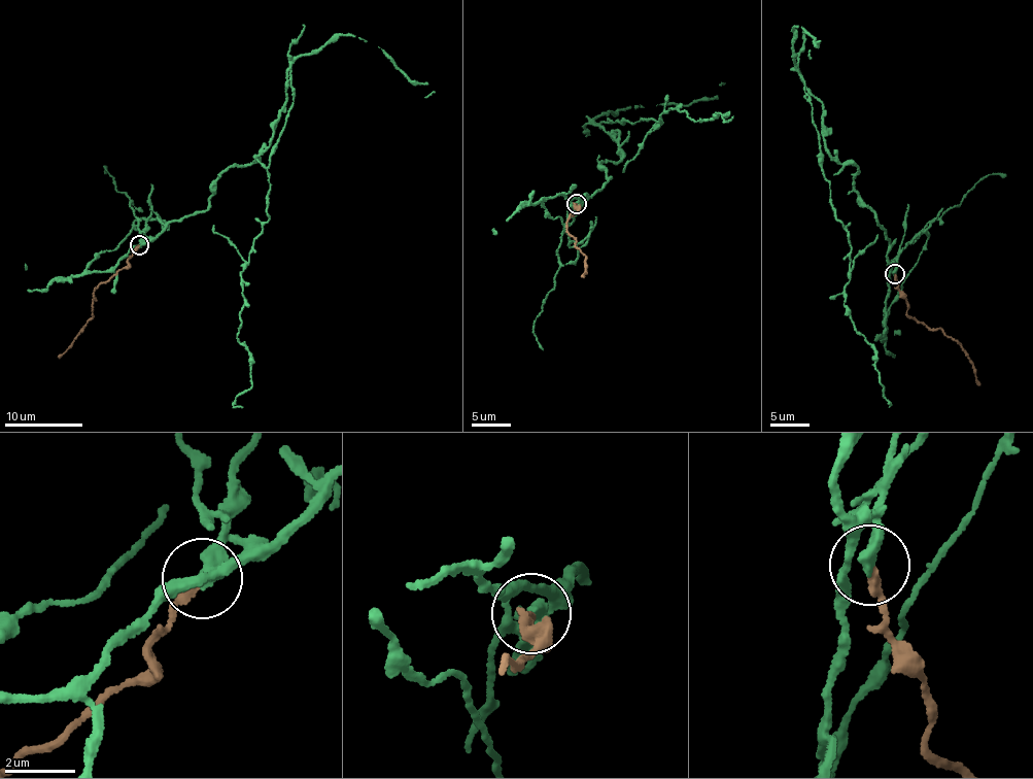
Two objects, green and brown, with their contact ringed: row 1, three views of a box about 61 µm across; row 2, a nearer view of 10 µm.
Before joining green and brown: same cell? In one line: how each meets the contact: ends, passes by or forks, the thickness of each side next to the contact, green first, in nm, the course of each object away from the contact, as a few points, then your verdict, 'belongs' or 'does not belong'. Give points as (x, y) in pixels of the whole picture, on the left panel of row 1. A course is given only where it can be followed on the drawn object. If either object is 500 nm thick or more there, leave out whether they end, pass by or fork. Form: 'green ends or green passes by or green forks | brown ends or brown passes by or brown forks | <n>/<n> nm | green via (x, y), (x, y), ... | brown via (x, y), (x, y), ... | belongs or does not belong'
green ends | brown ends | 440/280 nm | green via (140, 244), (209, 205), (218, 177), (253, 161), (291, 88), (269, 219), (241, 272), (242, 407) | brown via (140, 244), (126, 267), (93, 293), (92, 317), (59, 358) | does not belong

